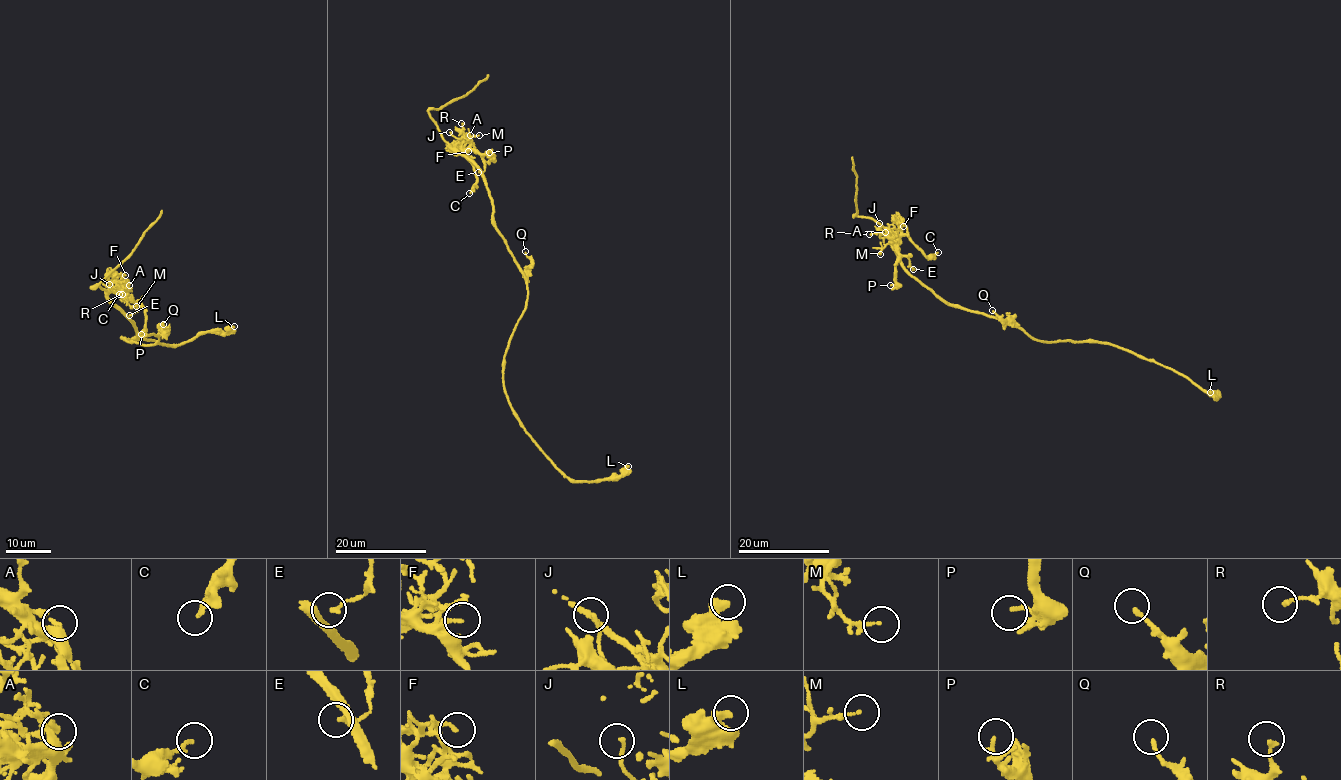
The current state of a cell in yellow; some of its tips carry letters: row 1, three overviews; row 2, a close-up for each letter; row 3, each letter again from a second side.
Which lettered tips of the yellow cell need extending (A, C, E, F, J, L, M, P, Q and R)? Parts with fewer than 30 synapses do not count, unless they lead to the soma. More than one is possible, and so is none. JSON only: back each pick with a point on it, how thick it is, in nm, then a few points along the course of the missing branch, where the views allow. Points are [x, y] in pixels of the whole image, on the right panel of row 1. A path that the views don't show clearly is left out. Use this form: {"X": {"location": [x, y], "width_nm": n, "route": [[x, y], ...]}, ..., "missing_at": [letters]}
{"missing_at": []}

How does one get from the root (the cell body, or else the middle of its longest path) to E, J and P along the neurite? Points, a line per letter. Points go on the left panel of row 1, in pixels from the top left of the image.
E: (156, 336), (135, 338), (134, 323), (107, 296), (111, 291), (121, 291), (136, 302), (137, 310), (129, 315)
J: (156, 336), (135, 338), (138, 332), (134, 323), (107, 296), (111, 289), (116, 290), (110, 289), (109, 284)
P: (156, 336), (135, 338), (134, 323), (107, 296), (111, 291), (121, 291), (143, 309), (145, 329), (141, 334)

